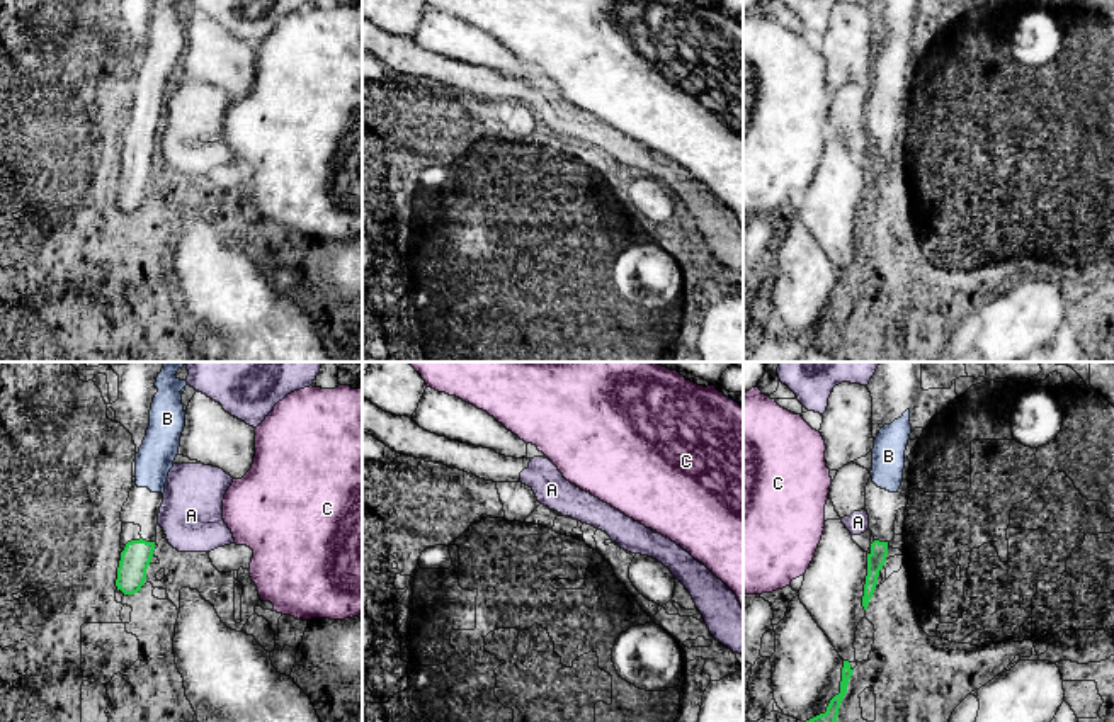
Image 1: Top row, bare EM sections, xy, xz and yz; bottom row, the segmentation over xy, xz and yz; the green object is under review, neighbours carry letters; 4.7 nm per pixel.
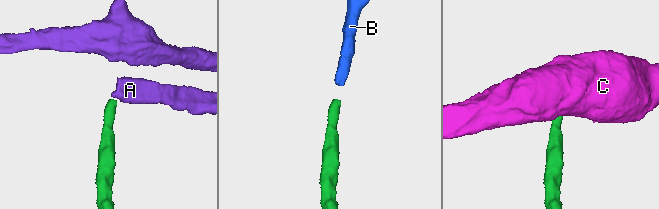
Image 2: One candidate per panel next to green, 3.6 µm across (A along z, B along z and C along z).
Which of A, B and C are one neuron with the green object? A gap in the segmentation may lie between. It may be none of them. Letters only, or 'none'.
B

